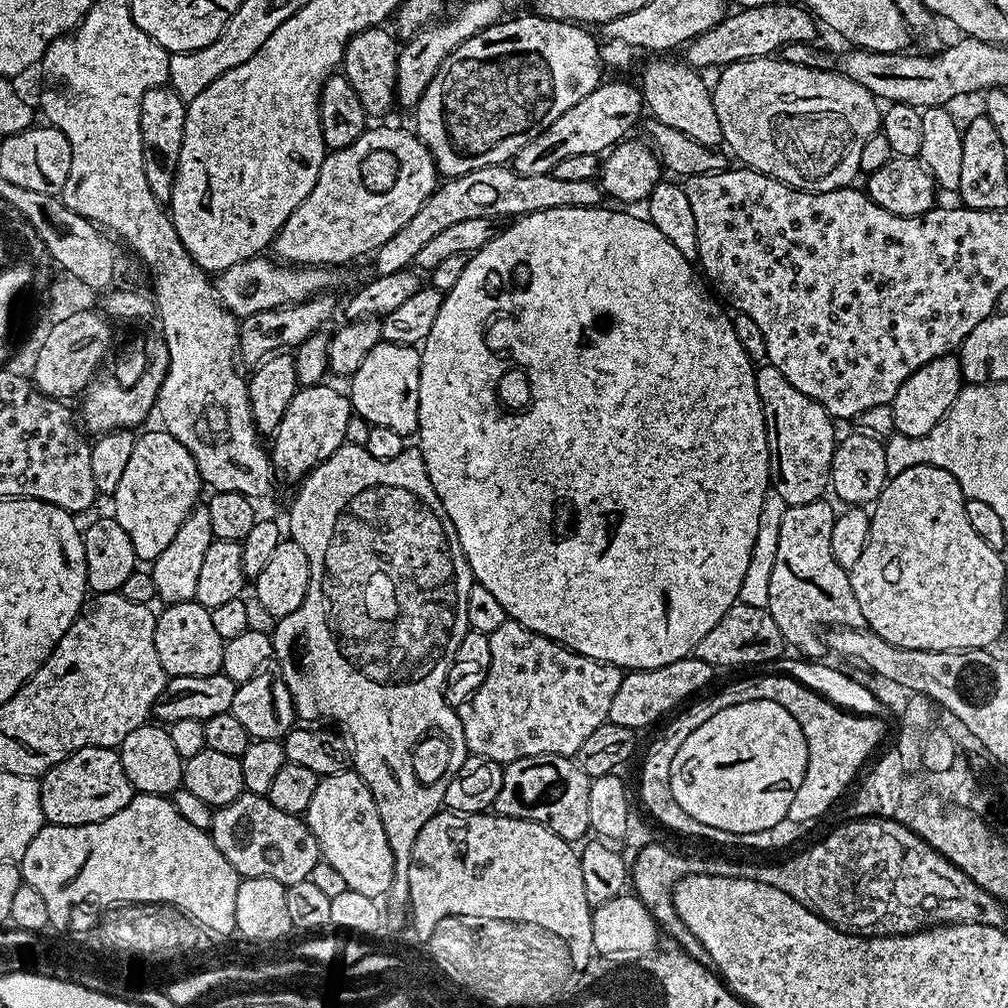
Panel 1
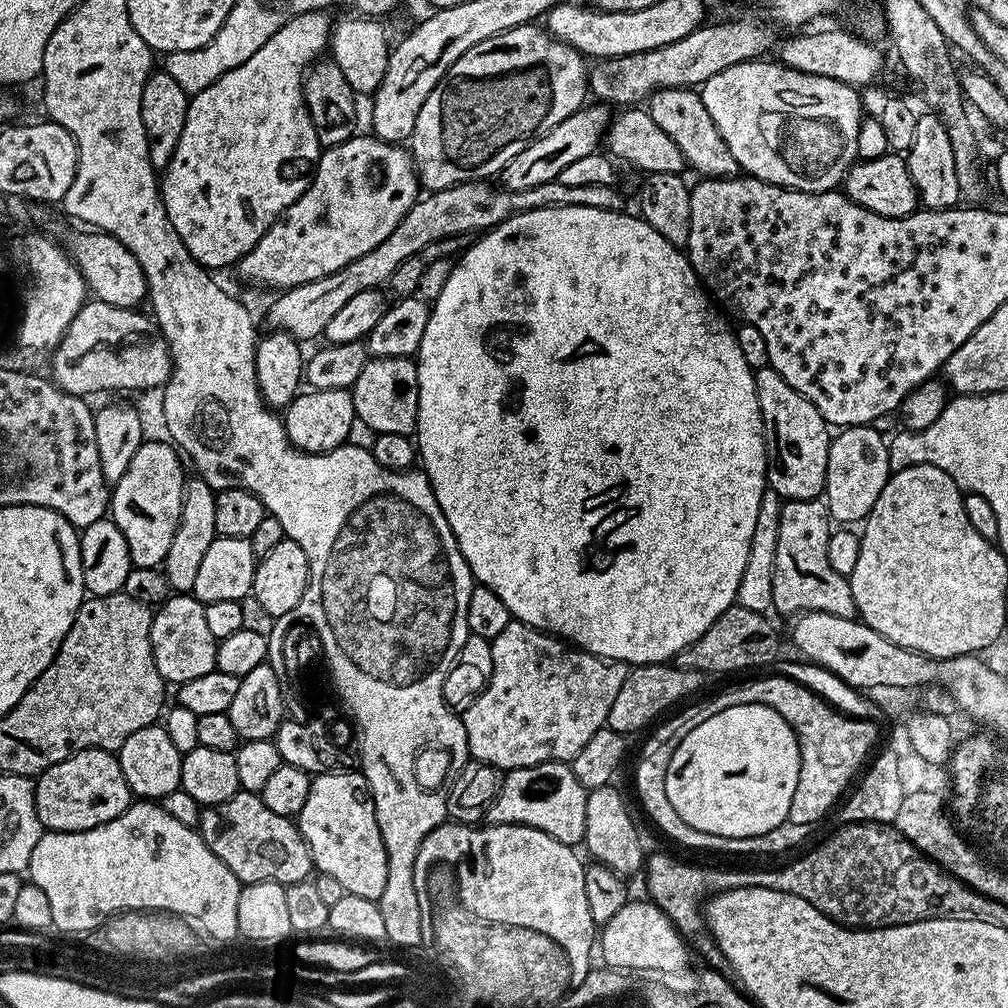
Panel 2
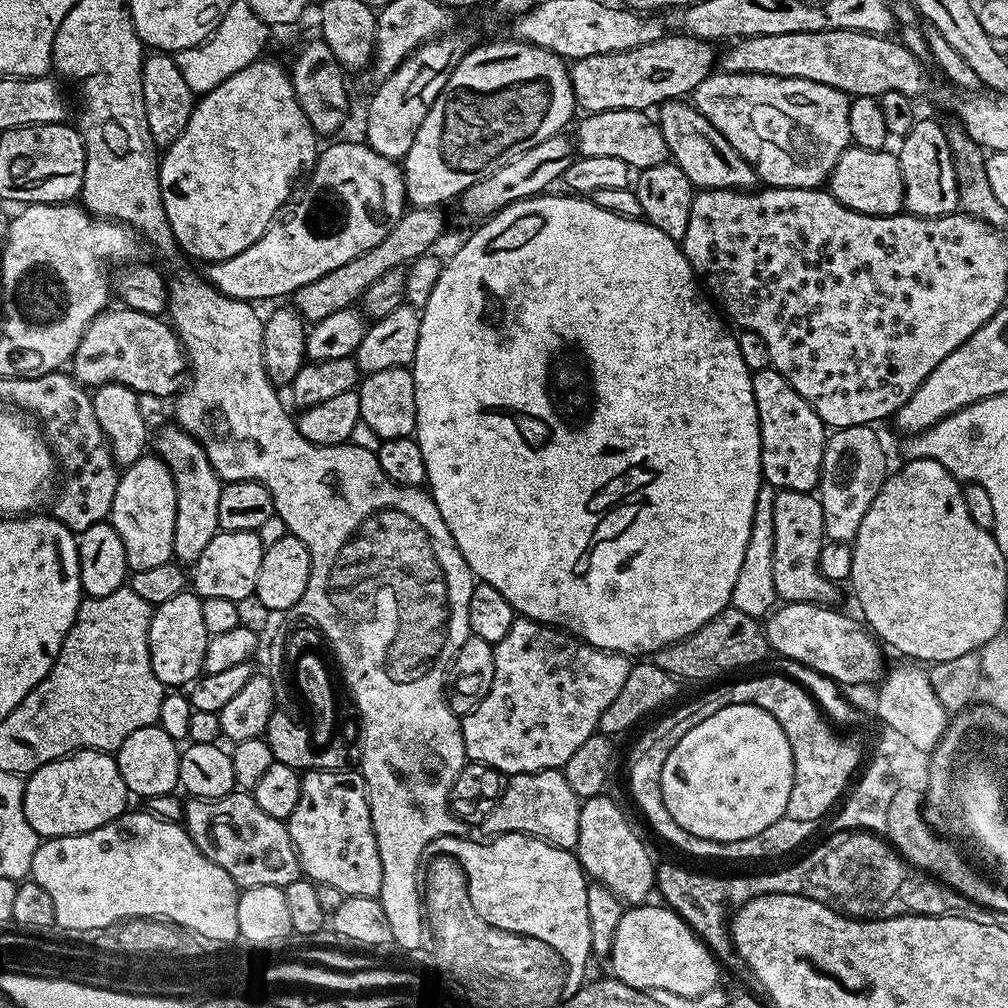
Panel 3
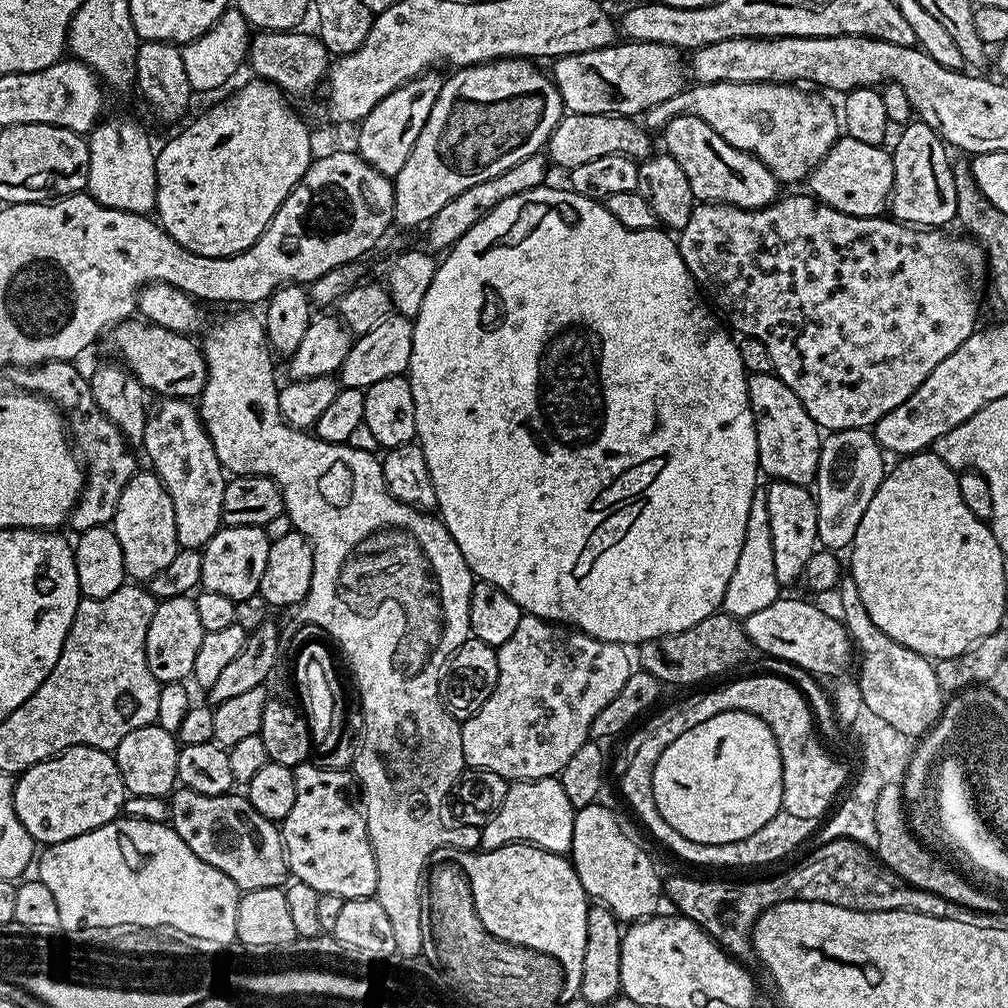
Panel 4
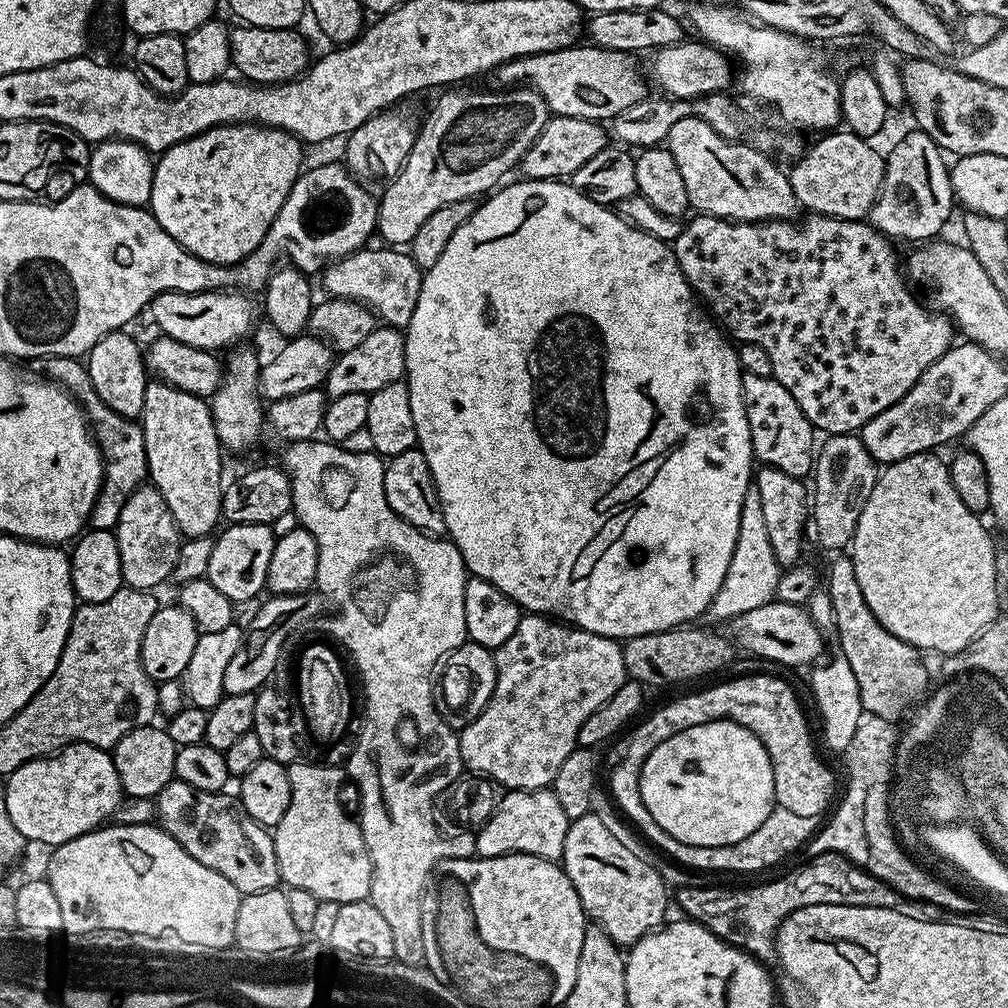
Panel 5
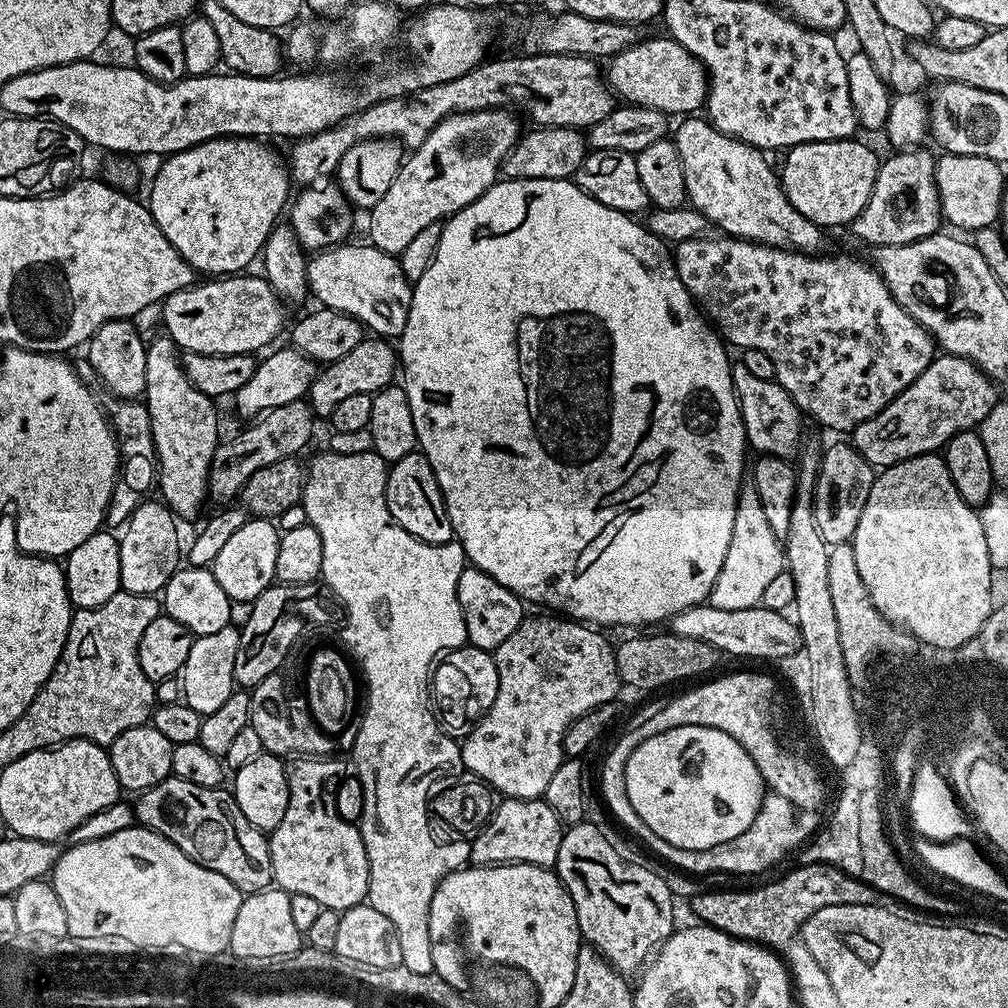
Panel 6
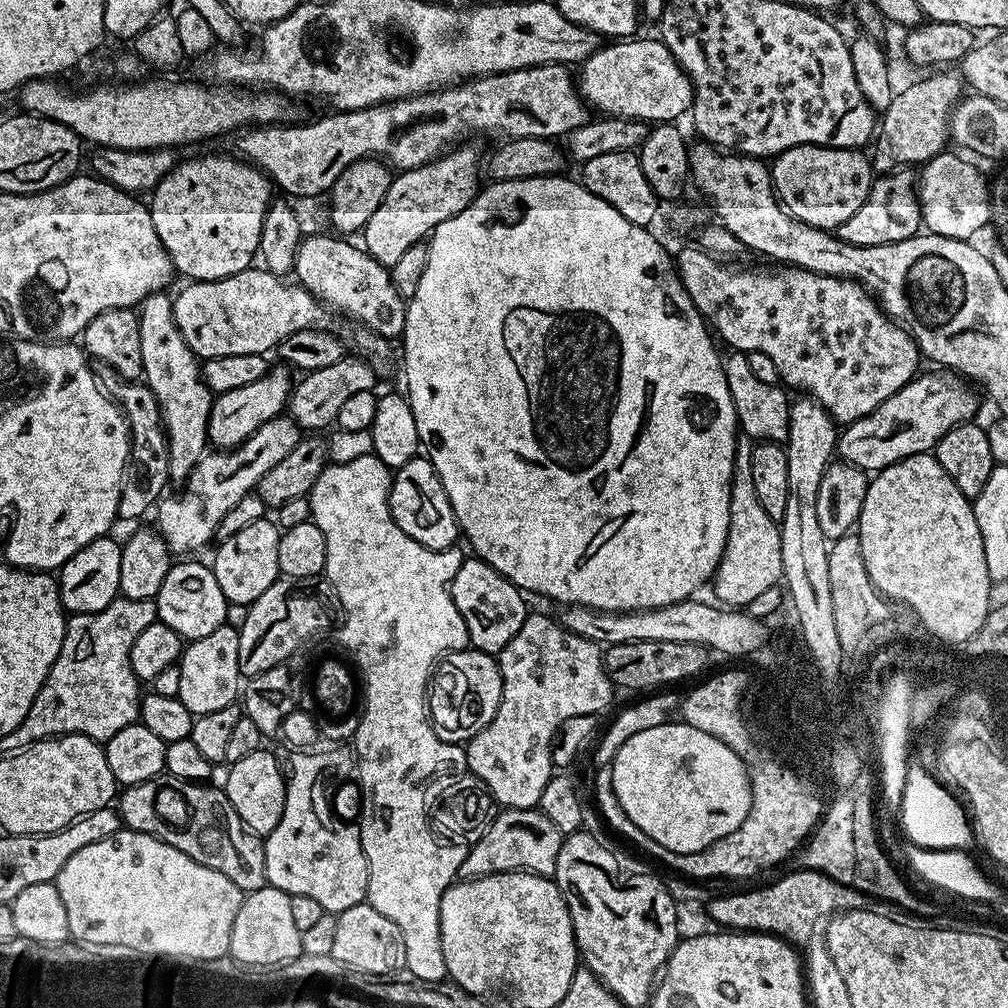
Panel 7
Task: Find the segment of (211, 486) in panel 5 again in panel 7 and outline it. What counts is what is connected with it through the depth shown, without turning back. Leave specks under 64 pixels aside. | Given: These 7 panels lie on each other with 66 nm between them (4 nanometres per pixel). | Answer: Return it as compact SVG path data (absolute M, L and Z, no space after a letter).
M167 291L155 292L147 296L138 306L140 337L142 338L142 366L144 367L142 380L154 394L164 419L164 432L168 436L168 449L170 450L168 479L172 482L176 480L184 482L194 470L196 463L206 455L206 449L209 447L208 423L214 393L206 386L201 361L196 353L190 350L190 346L186 346L186 338L182 338L182 330L178 330L174 322L173 297L168 295Z

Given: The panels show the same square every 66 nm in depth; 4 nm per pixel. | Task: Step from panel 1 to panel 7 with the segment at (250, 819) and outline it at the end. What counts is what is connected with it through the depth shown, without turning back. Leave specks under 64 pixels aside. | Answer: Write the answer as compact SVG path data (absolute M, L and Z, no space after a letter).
M161 774L156 776L153 780L147 780L141 784L130 784L127 785L119 793L118 796L118 811L120 818L125 829L134 832L145 832L150 834L154 838L158 838L162 842L166 842L170 846L174 846L178 850L182 850L182 854L186 854L190 858L194 858L194 862L198 862L202 866L210 866L210 870L218 870L218 874L226 874L226 878L230 878L230 882L234 882L234 886L238 886L241 893L247 894L258 890L259 888L265 887L268 884L266 878L266 858L264 857L264 840L257 836L256 833L251 832L250 829L242 822L242 818L238 818L238 810L234 810L234 806L230 806L230 798L224 793L223 787L216 786L211 788L213 785L208 782L193 782L190 780L179 780L173 776L167 774Z

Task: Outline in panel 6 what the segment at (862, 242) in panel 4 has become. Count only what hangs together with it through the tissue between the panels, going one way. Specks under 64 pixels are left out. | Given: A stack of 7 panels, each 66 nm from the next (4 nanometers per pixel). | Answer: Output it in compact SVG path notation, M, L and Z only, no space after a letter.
M727 234L716 235L717 237L712 235L695 236L689 240L679 241L675 245L674 259L678 278L682 278L682 286L686 286L693 300L706 313L707 319L715 325L721 337L733 349L753 348L762 350L762 354L770 357L770 362L774 362L776 383L787 390L790 398L794 398L794 402L805 417L813 416L822 427L833 428L834 431L844 434L851 433L852 429L862 422L877 416L891 400L902 394L902 390L906 390L906 386L910 386L920 377L926 366L932 364L938 352L936 341L918 321L910 318L910 314L906 314L904 307L892 297L886 282L869 261L867 264L856 256L824 256L825 254L797 252L790 248L775 248L769 244L756 244L753 240L741 240L739 236Z

